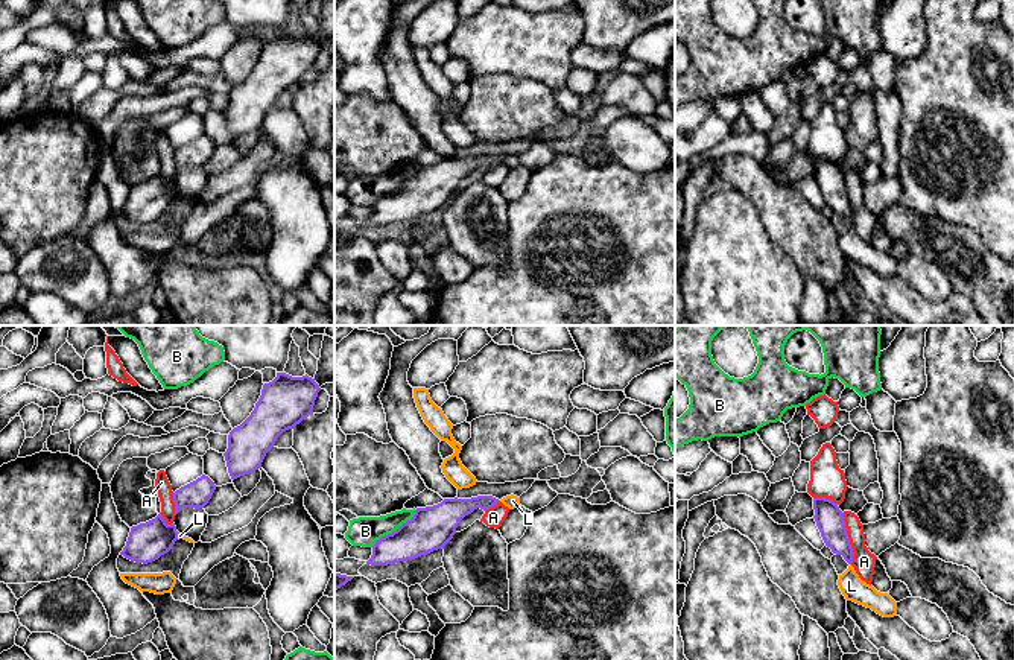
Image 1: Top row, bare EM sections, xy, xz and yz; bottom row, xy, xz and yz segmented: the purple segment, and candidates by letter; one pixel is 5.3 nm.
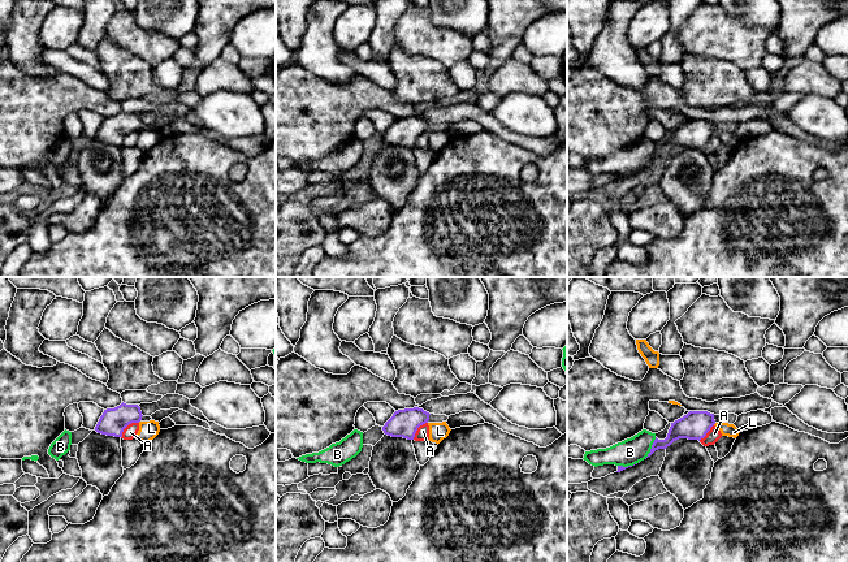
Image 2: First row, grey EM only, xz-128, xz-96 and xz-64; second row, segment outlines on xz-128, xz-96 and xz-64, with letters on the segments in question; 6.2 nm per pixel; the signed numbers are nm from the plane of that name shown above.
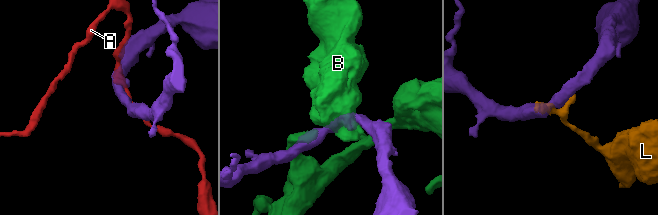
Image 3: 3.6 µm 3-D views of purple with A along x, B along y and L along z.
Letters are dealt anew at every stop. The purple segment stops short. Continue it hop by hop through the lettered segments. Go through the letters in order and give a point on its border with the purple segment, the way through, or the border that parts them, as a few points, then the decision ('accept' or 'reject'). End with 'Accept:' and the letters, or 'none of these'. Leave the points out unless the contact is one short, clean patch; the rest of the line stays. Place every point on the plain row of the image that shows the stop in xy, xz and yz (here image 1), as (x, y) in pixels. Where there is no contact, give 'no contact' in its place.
A: contact yz (847, 198); reject
B: contact xz (394, 190); reject
L: contact xy (177, 195); border xy (178, 192), (177, 198); reject
Accept: none of these

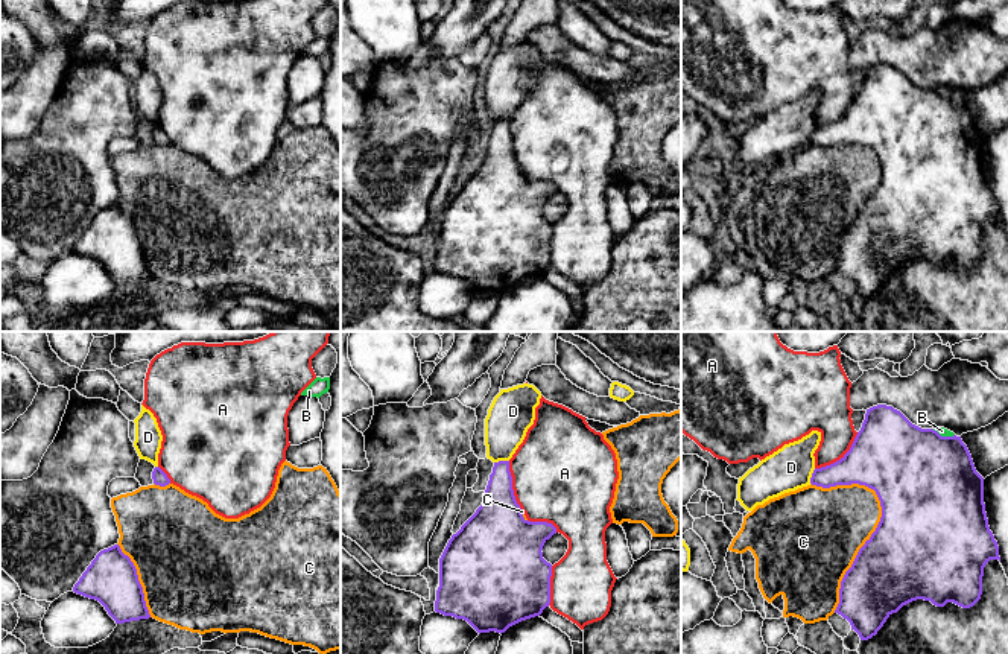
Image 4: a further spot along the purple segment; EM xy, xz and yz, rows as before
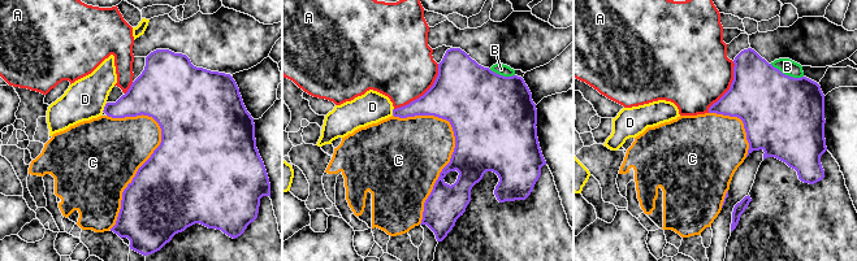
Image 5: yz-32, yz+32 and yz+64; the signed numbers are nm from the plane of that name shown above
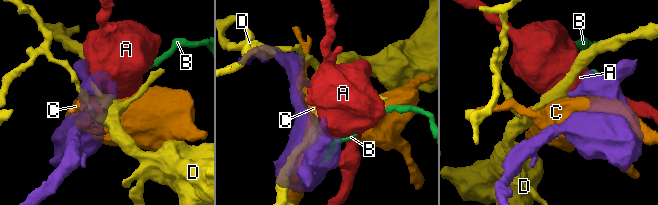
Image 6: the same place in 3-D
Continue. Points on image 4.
A: contact yz (841, 117); reject
B: contact yz (943, 96); reject
C: contact yz (865, 203); reject
D: contact xz (500, 120); border xz (508, 119), (494, 122); reject
Accept: none of these

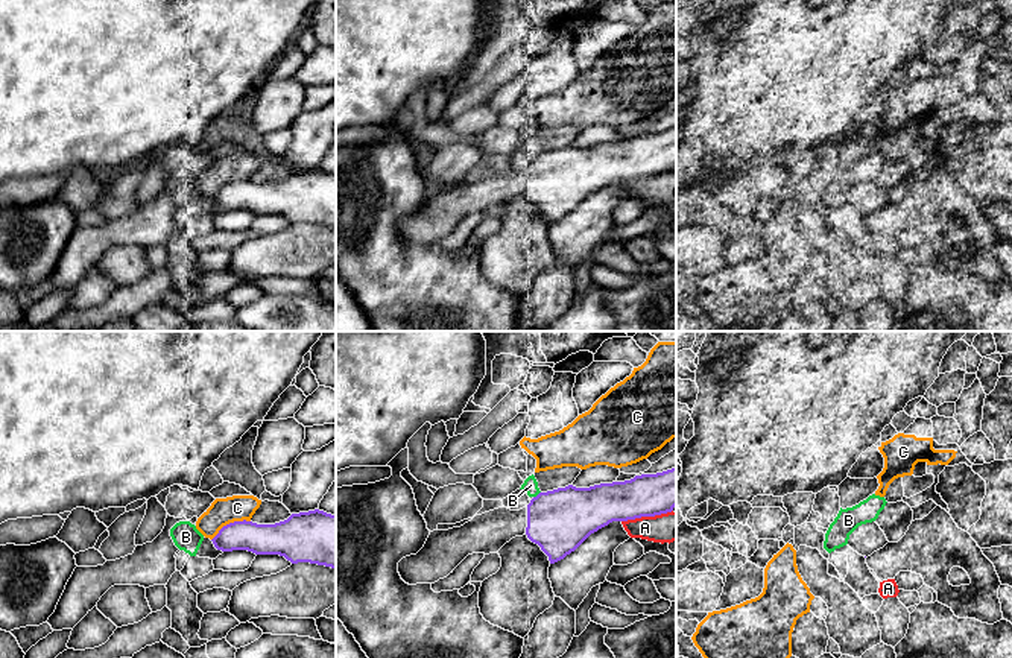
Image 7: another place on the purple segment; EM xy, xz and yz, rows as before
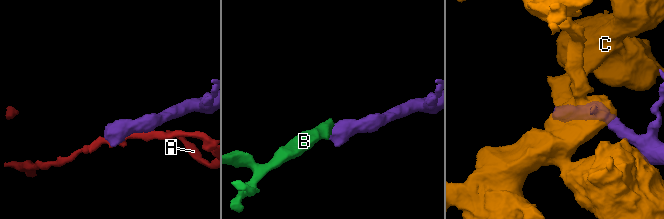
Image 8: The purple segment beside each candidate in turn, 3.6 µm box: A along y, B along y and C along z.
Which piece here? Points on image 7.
A: contact xz (646, 175); reject
B: contact xz (538, 154); reject
C: contact xy (230, 183); reject
Accept: none of these

